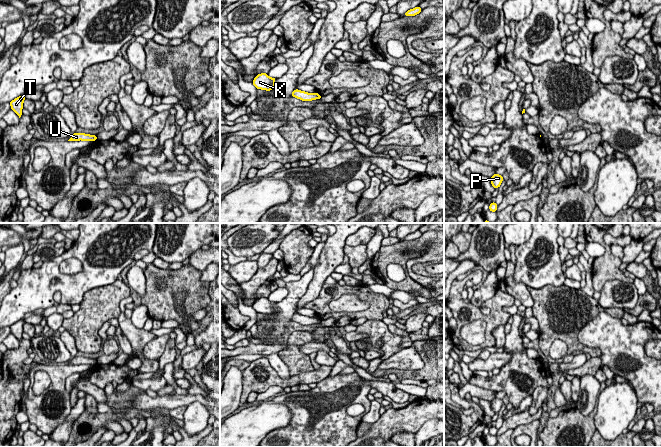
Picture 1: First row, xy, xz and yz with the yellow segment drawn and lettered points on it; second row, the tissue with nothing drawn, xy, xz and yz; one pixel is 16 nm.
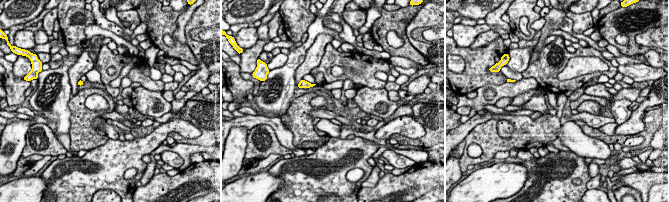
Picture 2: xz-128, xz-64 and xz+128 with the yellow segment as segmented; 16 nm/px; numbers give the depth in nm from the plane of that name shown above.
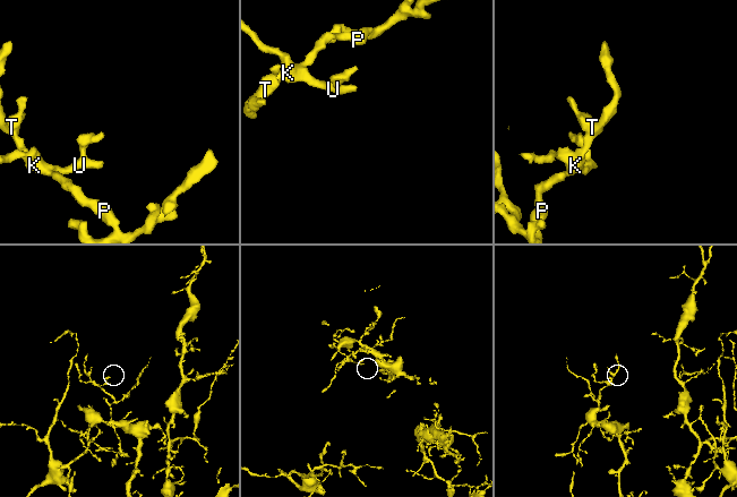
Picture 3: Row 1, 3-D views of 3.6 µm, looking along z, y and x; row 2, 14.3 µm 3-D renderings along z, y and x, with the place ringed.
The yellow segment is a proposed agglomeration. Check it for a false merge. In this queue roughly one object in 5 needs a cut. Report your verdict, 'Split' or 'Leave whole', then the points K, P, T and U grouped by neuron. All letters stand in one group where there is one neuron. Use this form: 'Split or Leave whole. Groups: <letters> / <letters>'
Leave whole. Groups: K P T U

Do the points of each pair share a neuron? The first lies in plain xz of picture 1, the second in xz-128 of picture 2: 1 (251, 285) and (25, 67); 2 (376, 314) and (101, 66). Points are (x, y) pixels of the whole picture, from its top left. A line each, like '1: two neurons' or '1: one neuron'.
1: one neuron
2: one neuron

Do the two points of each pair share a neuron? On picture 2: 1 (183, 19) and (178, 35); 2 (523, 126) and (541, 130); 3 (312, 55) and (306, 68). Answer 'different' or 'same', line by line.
1: same
2: same
3: same

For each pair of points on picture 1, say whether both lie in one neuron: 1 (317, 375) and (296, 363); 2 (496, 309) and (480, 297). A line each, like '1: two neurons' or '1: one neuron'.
1: two neurons
2: two neurons

